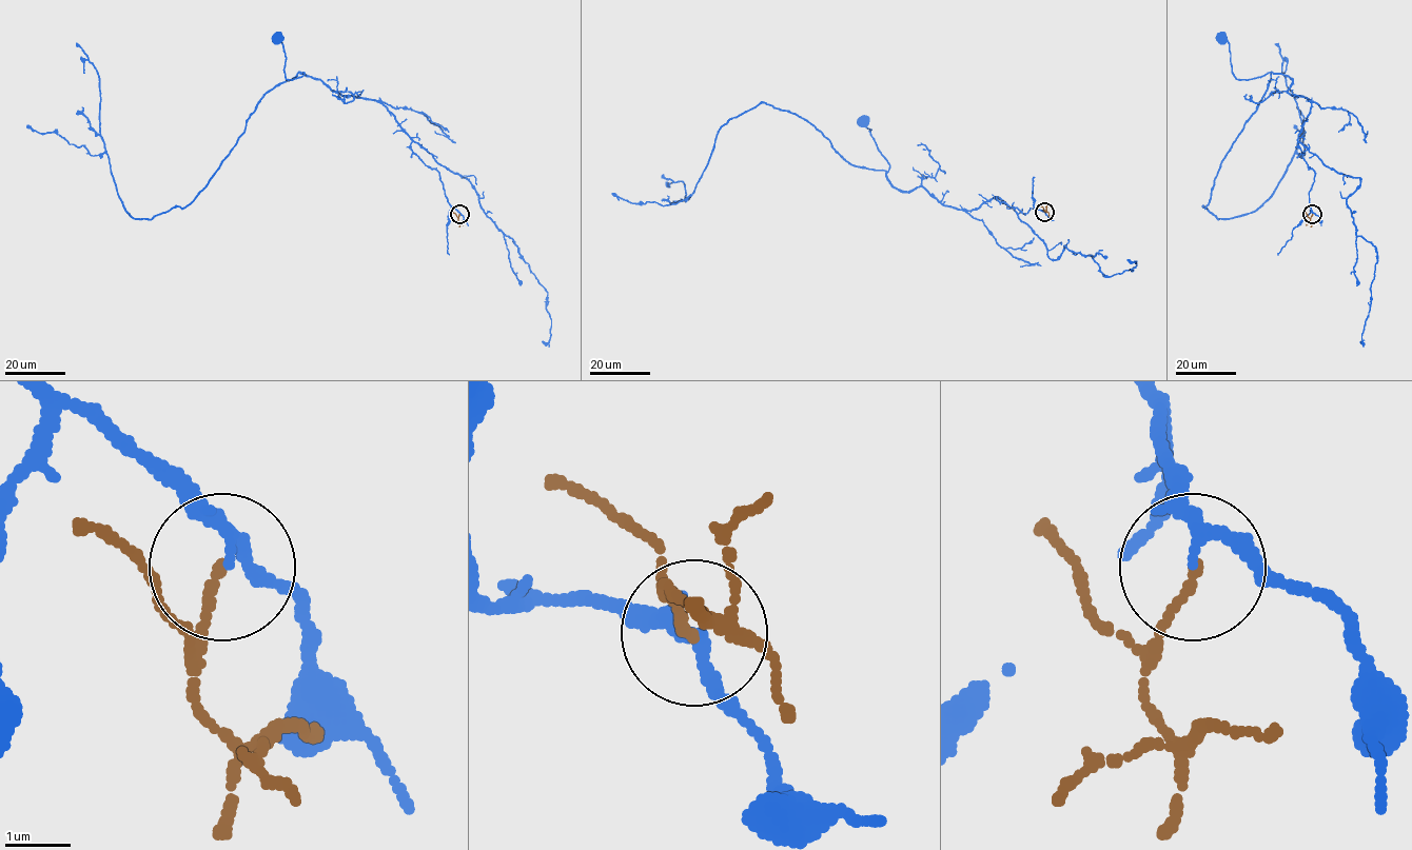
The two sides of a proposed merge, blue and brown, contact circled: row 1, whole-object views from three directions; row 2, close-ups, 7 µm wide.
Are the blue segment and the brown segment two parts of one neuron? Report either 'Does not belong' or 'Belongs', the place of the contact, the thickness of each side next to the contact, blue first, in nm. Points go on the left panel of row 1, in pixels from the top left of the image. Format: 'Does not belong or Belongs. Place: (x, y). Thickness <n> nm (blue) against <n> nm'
Does not belong. Place: (459, 214). Thickness 150 nm (blue) against 140 nm

